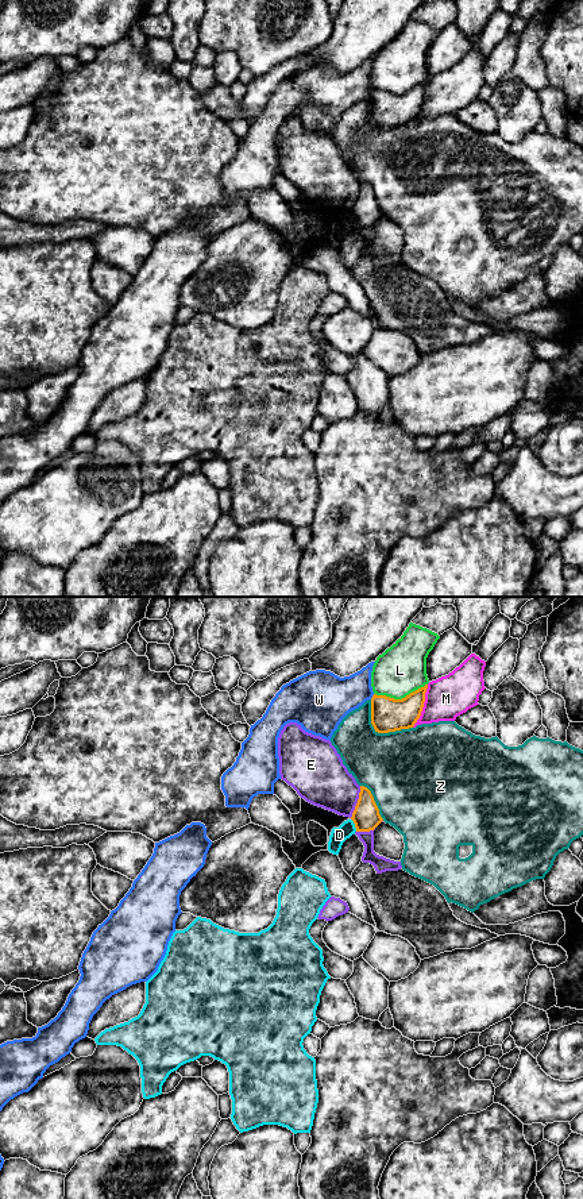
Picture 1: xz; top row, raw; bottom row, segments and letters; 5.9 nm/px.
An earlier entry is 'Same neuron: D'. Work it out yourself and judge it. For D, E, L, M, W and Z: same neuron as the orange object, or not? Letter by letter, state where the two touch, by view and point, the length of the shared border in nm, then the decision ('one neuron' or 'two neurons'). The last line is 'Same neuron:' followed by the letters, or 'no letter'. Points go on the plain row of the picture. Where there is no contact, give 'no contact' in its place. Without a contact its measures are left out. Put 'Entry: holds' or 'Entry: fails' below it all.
D: xz (355, 220) | 90 nm | two neurons
E: xz (358, 197) | 200 nm | two neurons
L: xz (400, 95) | 320 nm | two neurons
M: xz (423, 101) | 280 nm | two neurons
W: xz (373, 92) | 40 nm | two neurons
Z: xz (379, 127) | 300 nm | two neurons
Same neuron: no letter
Entry: fails

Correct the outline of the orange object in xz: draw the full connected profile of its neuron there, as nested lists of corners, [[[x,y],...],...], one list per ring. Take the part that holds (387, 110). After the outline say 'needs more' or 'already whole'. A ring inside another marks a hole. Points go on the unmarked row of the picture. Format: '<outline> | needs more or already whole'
[[[428,80],[402,95],[374,89],[371,93],[371,119],[378,128],[413,123],[421,111]]] | already whole

